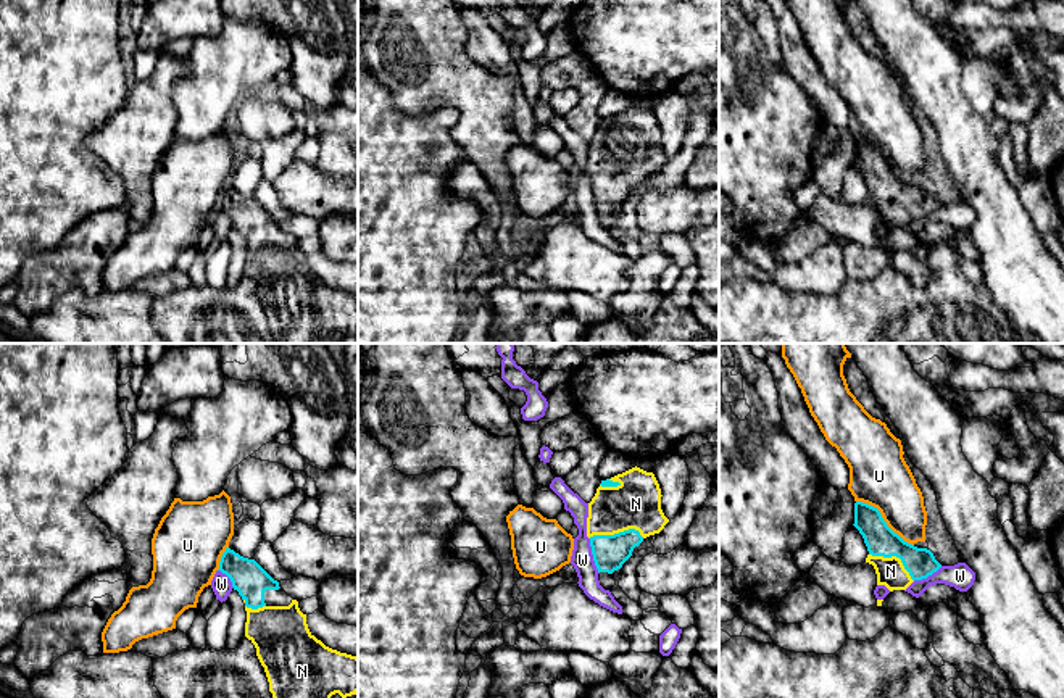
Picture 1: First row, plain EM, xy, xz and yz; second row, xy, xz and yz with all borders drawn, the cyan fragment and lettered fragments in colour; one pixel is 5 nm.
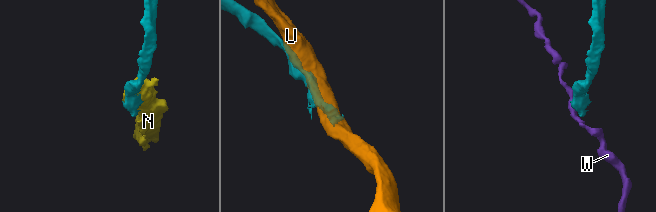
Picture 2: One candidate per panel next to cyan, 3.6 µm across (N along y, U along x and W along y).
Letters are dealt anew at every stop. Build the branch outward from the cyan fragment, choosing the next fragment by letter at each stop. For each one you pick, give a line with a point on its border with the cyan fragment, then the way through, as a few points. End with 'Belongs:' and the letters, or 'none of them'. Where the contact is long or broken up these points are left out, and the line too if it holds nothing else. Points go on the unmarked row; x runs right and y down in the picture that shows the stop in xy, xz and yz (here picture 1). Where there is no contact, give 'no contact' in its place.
N: meets cyan in xz at (616, 173)
Belongs: N

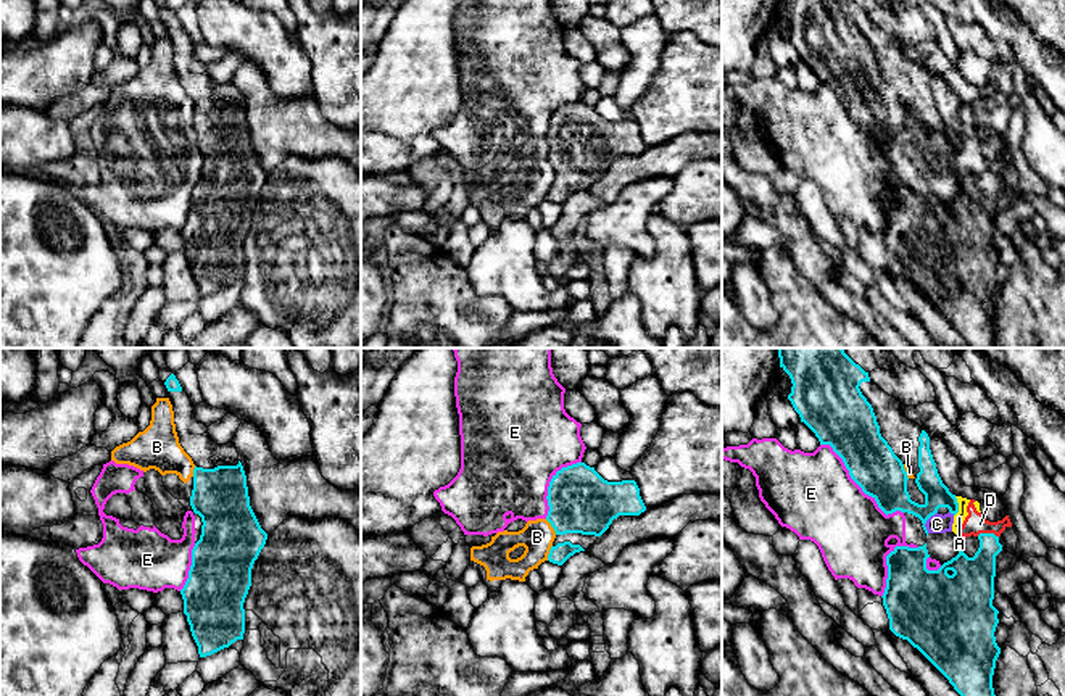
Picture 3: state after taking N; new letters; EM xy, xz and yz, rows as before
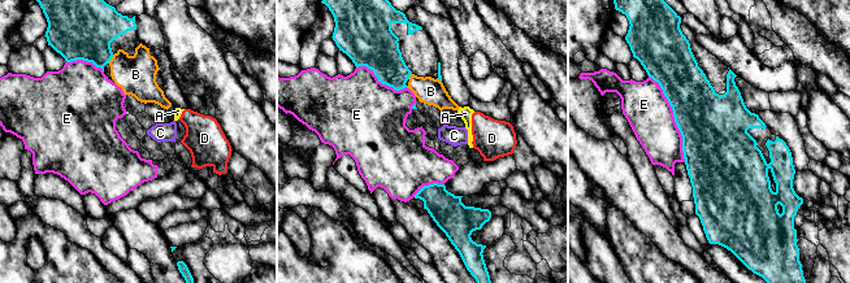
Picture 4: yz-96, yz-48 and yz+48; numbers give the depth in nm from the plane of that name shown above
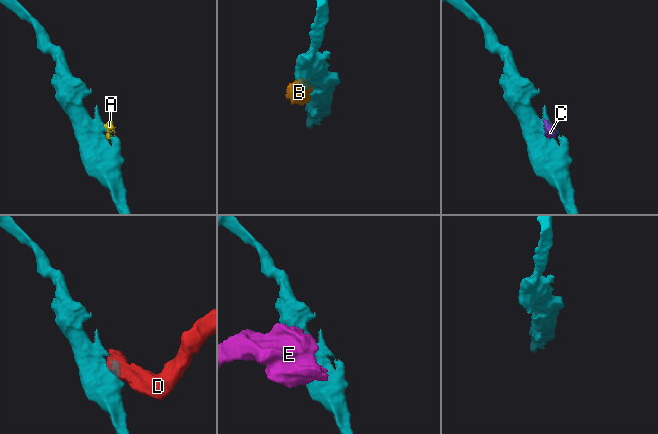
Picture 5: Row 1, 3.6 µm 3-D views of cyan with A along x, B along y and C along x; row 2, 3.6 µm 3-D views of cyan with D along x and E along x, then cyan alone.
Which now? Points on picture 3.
Belongs: none of them

